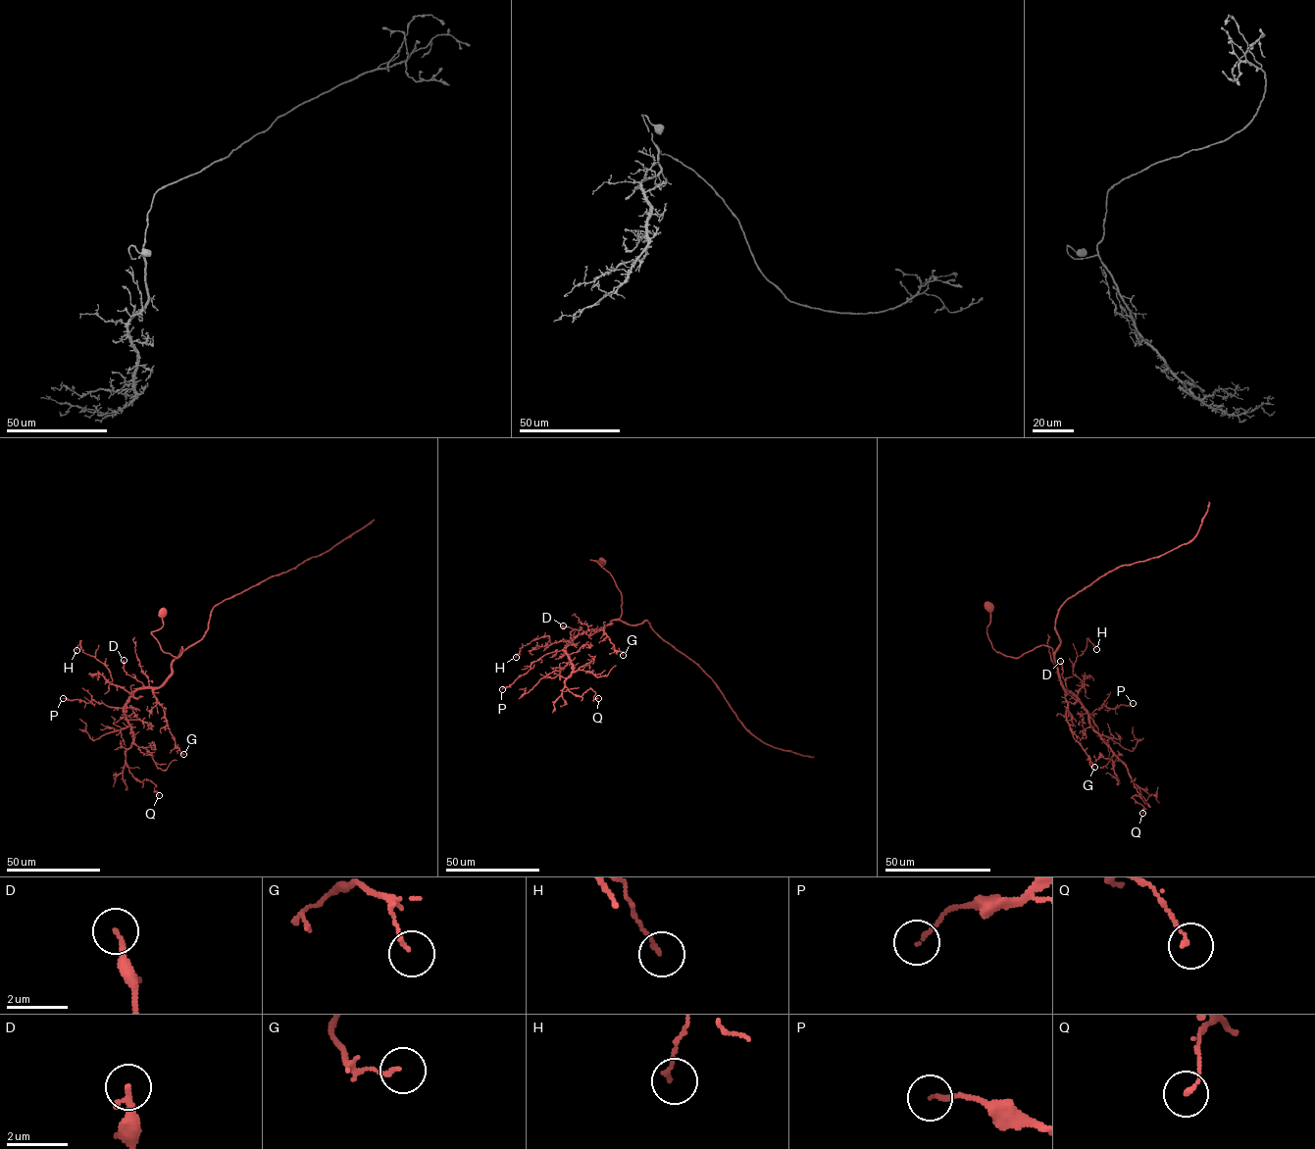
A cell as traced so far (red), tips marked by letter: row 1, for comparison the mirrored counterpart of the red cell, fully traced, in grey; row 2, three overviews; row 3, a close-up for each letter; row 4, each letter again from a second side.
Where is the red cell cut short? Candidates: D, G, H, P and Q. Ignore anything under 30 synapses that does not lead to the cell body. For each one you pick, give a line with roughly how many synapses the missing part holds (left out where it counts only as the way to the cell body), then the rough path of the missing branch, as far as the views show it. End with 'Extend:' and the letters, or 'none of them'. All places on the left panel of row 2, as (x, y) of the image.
Extend: none of them

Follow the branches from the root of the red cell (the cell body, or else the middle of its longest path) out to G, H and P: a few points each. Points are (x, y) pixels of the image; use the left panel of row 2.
G: (163, 612), (163, 625), (151, 633), (164, 652), (182, 653), (182, 646), (153, 694), (183, 754)
H: (163, 612), (151, 633), (164, 652), (182, 653), (159, 686), (127, 692), (79, 640), (76, 650)
P: (163, 612), (151, 633), (164, 652), (182, 653), (159, 686), (139, 687), (121, 708), (63, 698)

